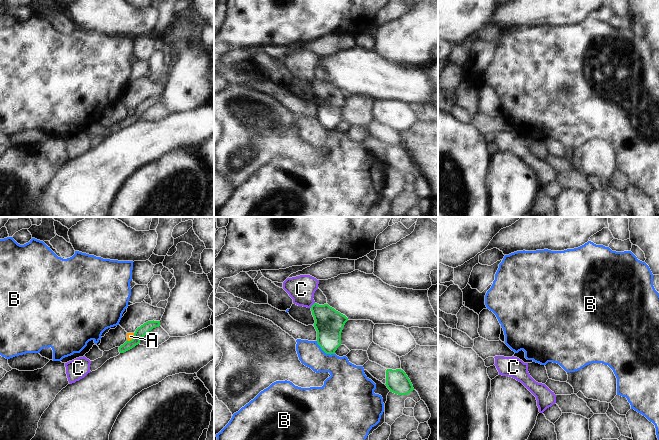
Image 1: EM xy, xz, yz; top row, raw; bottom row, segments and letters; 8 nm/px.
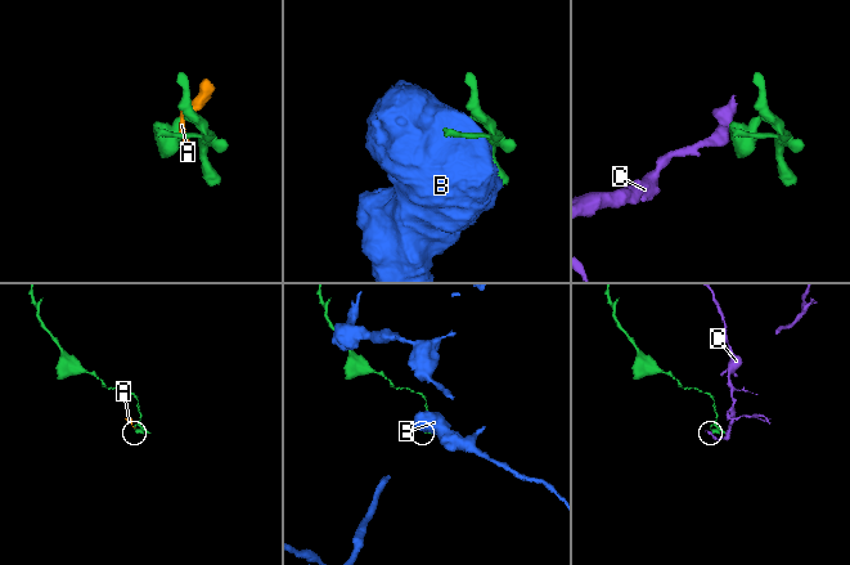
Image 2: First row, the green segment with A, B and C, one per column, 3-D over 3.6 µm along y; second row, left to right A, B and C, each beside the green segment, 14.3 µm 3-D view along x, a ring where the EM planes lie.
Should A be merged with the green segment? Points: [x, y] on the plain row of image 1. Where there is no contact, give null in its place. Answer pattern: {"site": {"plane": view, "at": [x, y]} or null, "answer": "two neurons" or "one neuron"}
{"site": {"plane": "xy", "at": [133, 114]}, "answer": "two neurons"}

